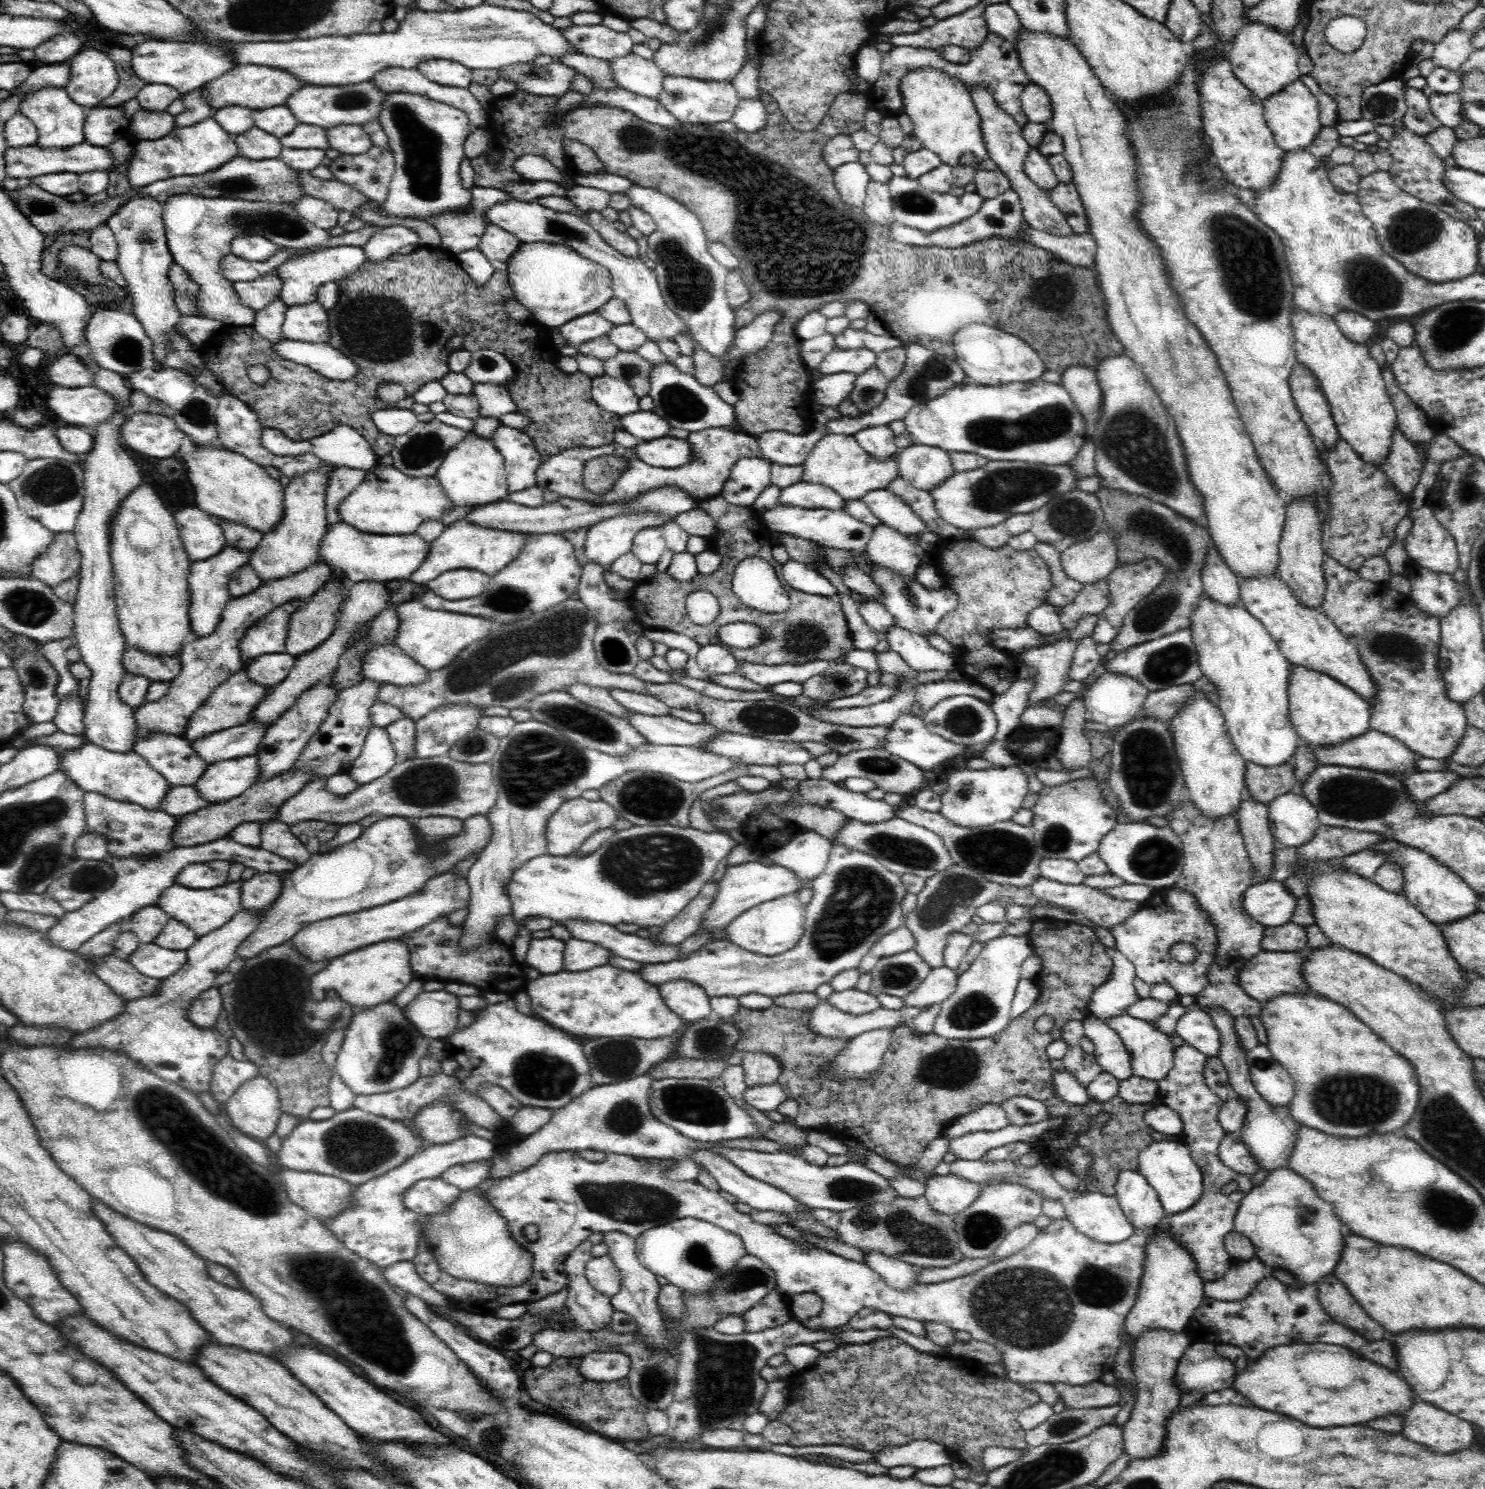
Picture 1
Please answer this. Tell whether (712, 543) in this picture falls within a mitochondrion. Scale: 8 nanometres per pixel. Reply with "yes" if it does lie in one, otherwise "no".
no

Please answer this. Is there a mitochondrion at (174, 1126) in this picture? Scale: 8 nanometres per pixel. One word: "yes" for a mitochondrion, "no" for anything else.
yes

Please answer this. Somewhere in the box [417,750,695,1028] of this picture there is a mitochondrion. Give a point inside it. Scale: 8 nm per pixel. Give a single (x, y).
(651, 798)

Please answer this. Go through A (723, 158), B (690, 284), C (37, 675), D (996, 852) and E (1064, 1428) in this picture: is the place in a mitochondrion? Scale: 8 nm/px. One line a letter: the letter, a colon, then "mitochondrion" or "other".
A: mitochondrion
B: mitochondrion
C: mitochondrion
D: mitochondrion
E: mitochondrion

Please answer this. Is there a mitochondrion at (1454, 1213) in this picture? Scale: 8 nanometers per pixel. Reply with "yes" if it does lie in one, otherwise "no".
yes

